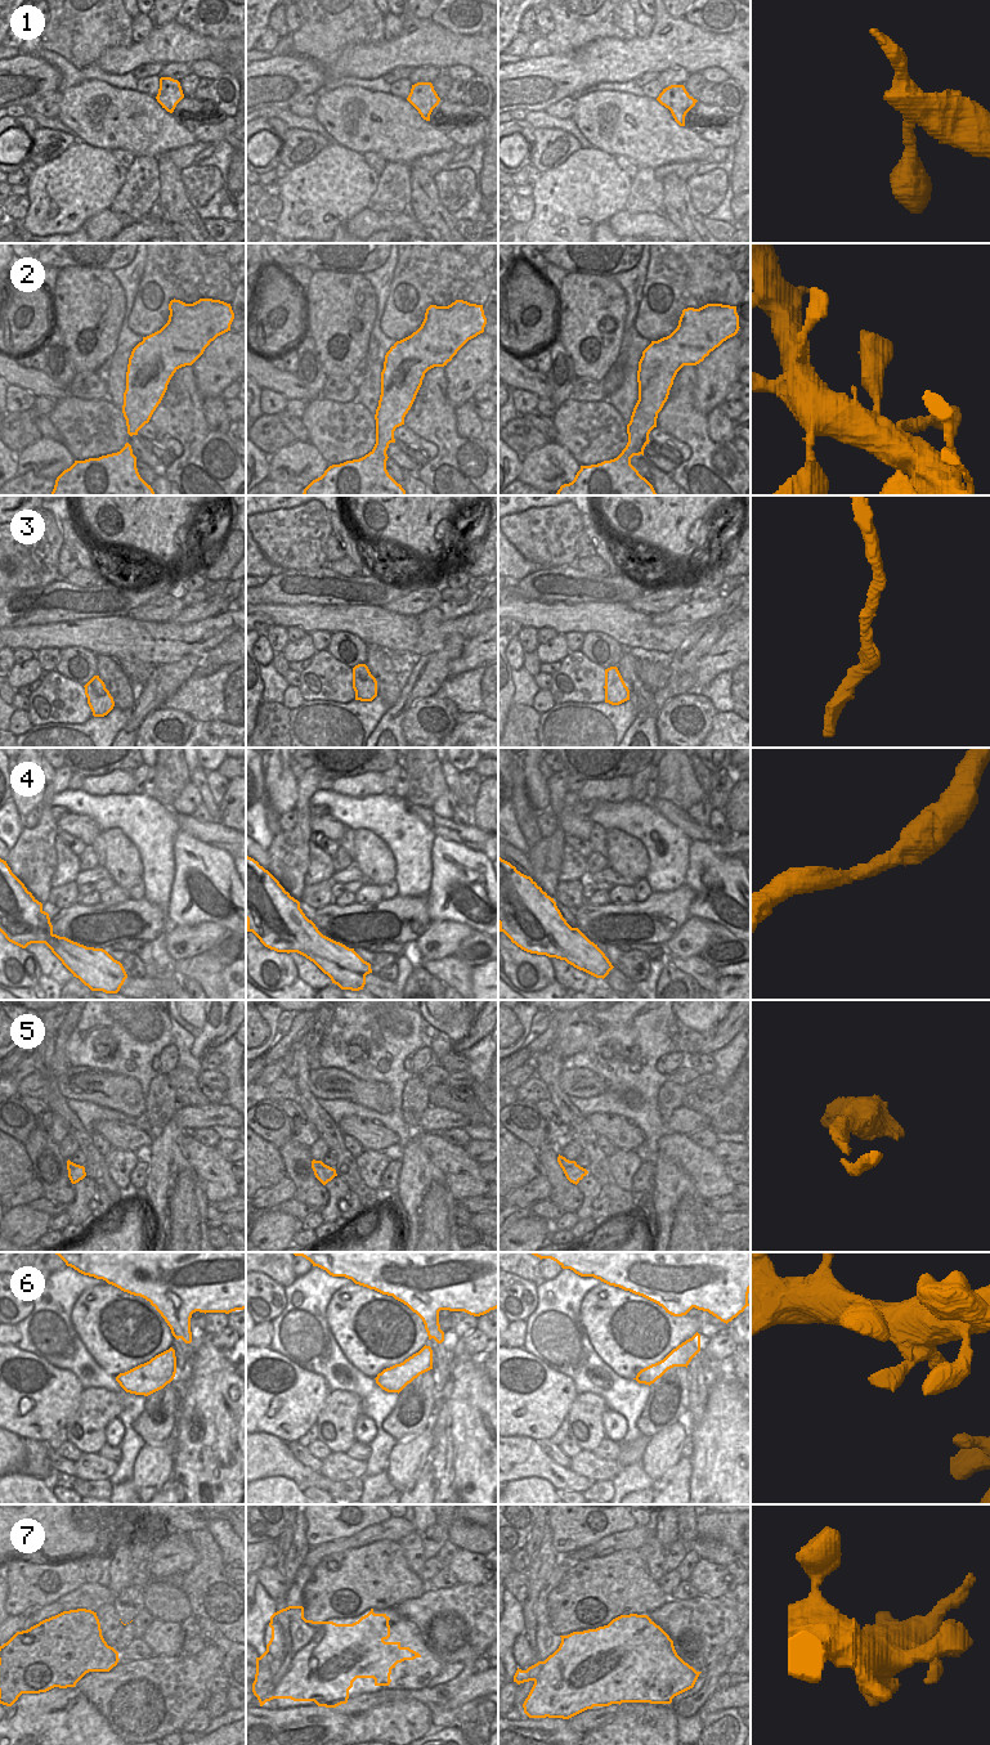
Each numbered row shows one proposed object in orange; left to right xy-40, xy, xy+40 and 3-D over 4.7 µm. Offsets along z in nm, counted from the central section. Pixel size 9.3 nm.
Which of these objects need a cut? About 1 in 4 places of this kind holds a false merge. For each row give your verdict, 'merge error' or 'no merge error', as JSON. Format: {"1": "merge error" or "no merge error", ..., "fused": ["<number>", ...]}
{"1": "merge error", "2": "no merge error", "3": "no merge error", "4": "no merge error", "5": "no merge error", "6": "no merge error", "7": "merge error", "fused": ["1", "7"]}

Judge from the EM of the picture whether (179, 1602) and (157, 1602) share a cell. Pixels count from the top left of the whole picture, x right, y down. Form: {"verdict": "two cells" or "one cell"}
{"verdict": "one cell"}

